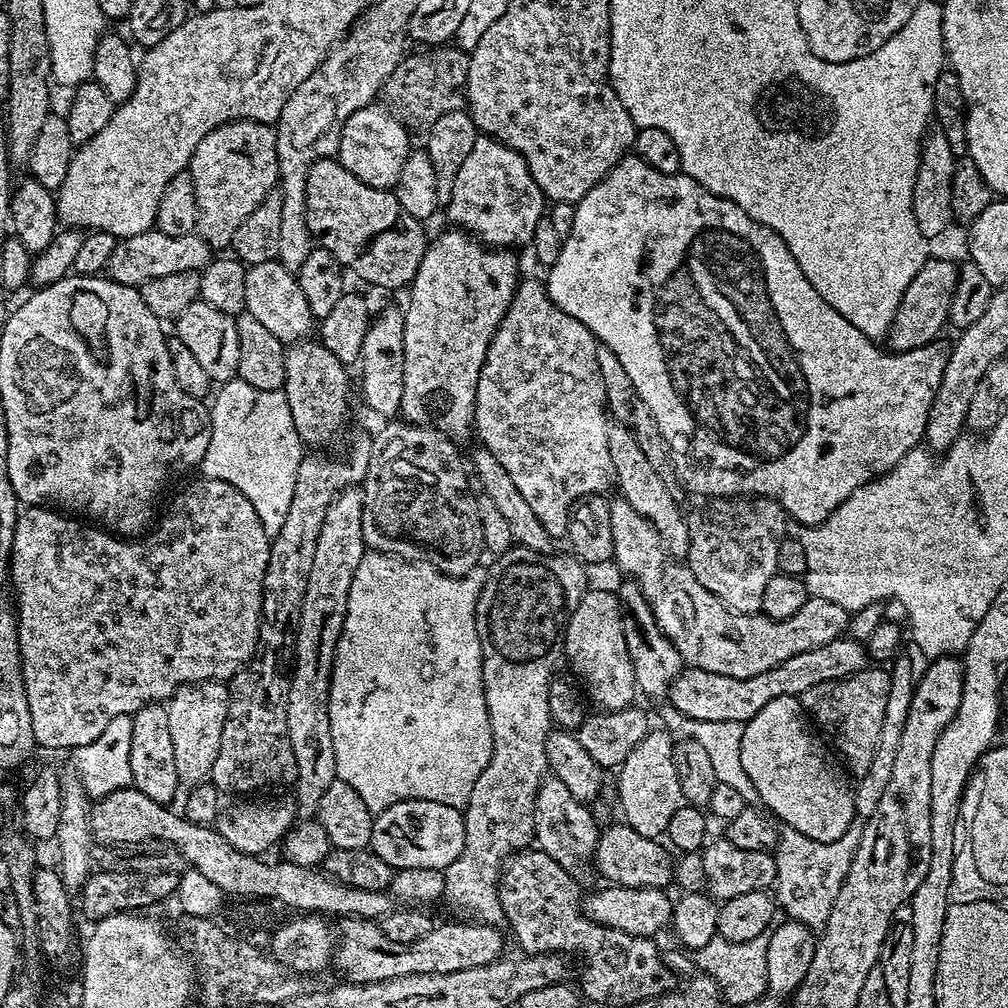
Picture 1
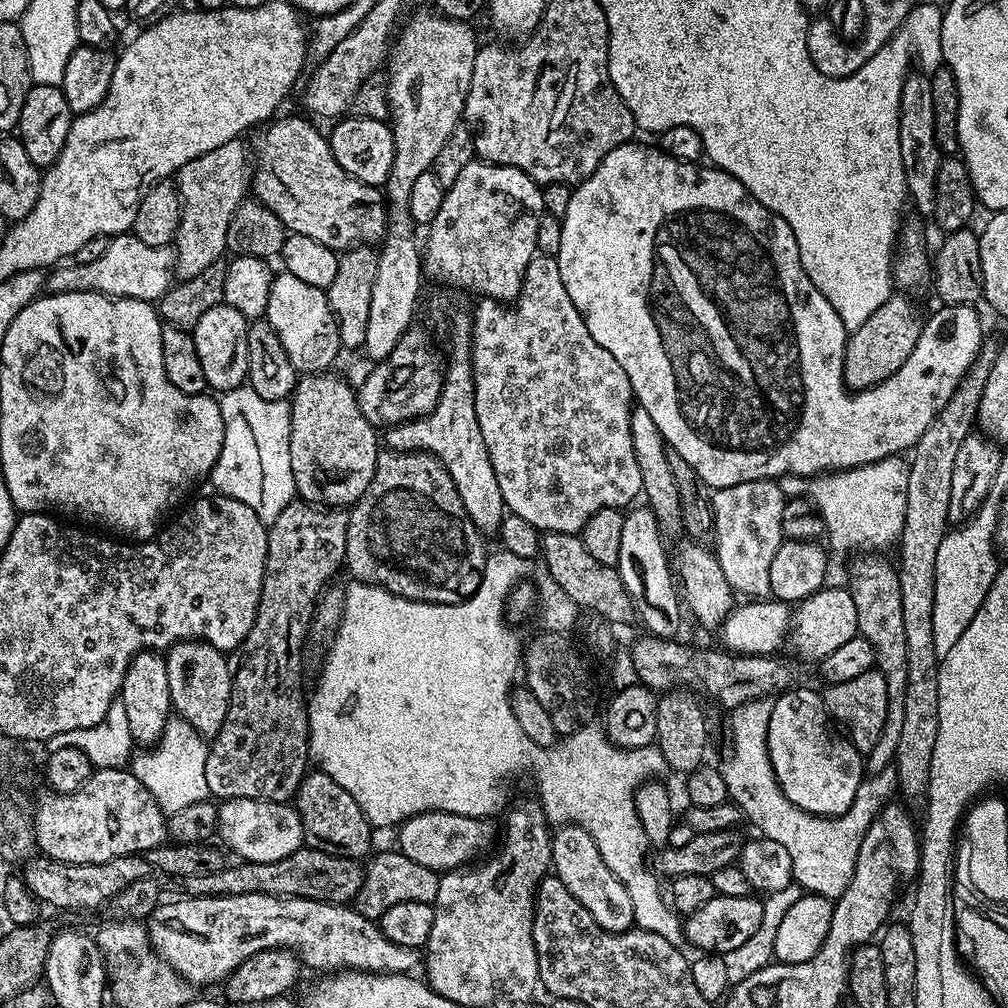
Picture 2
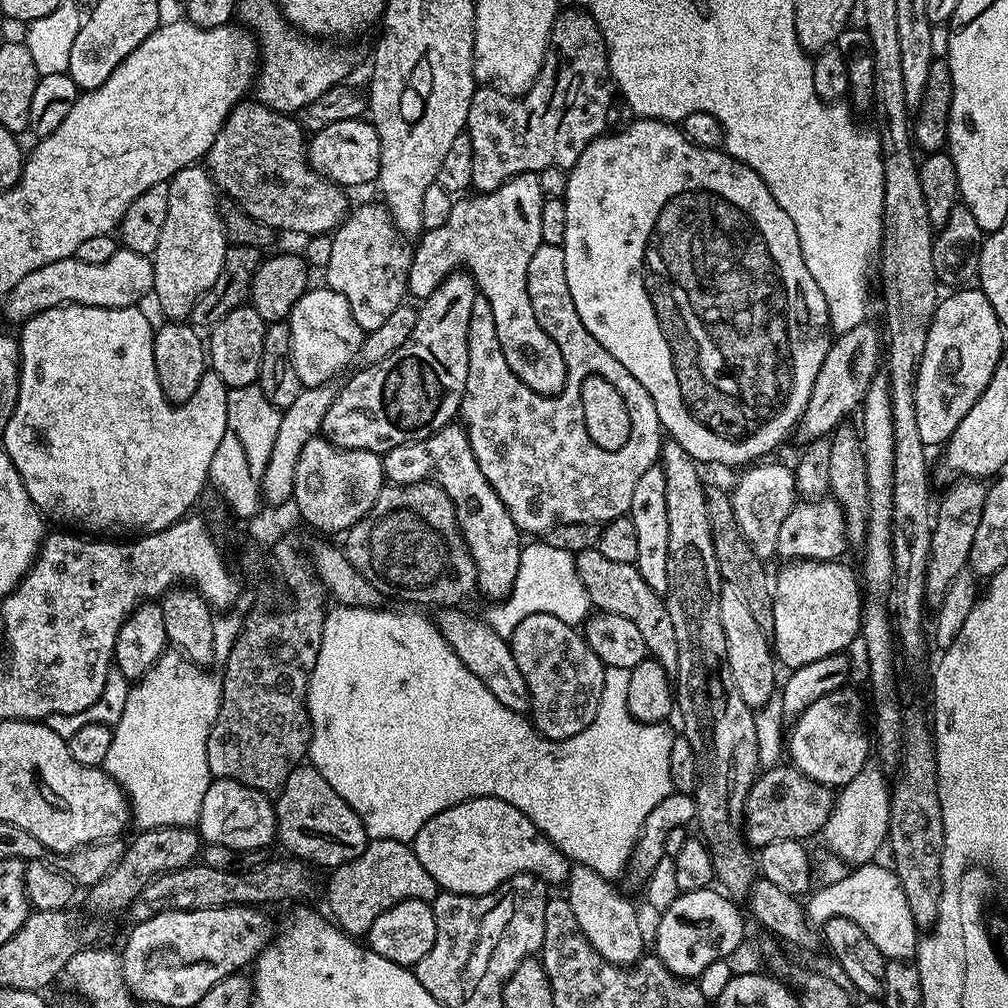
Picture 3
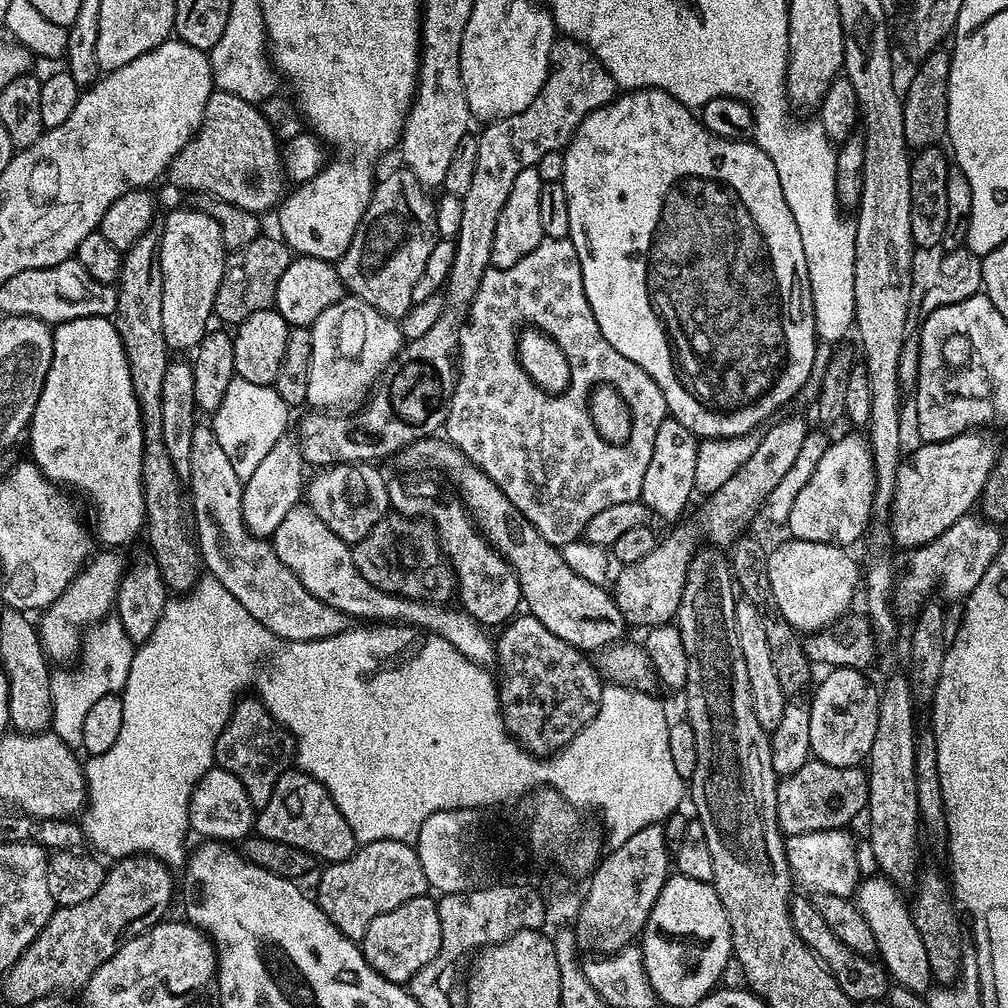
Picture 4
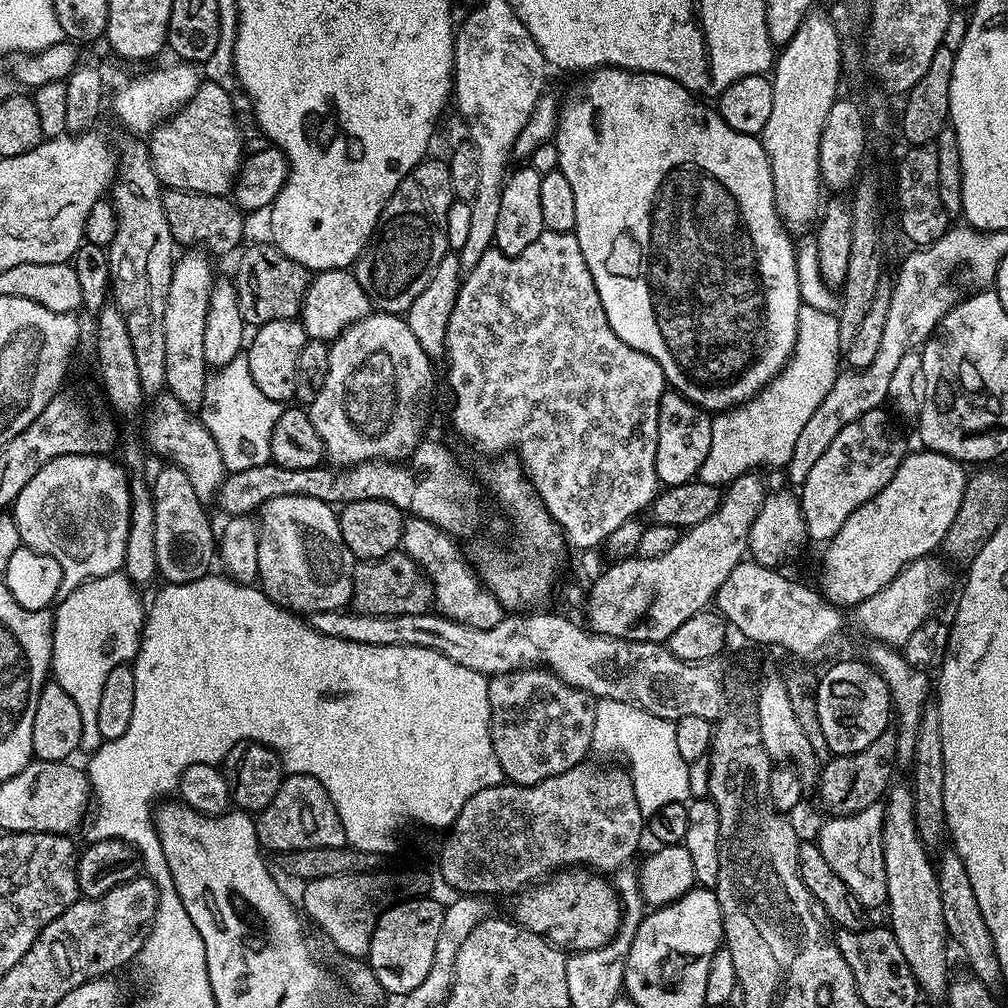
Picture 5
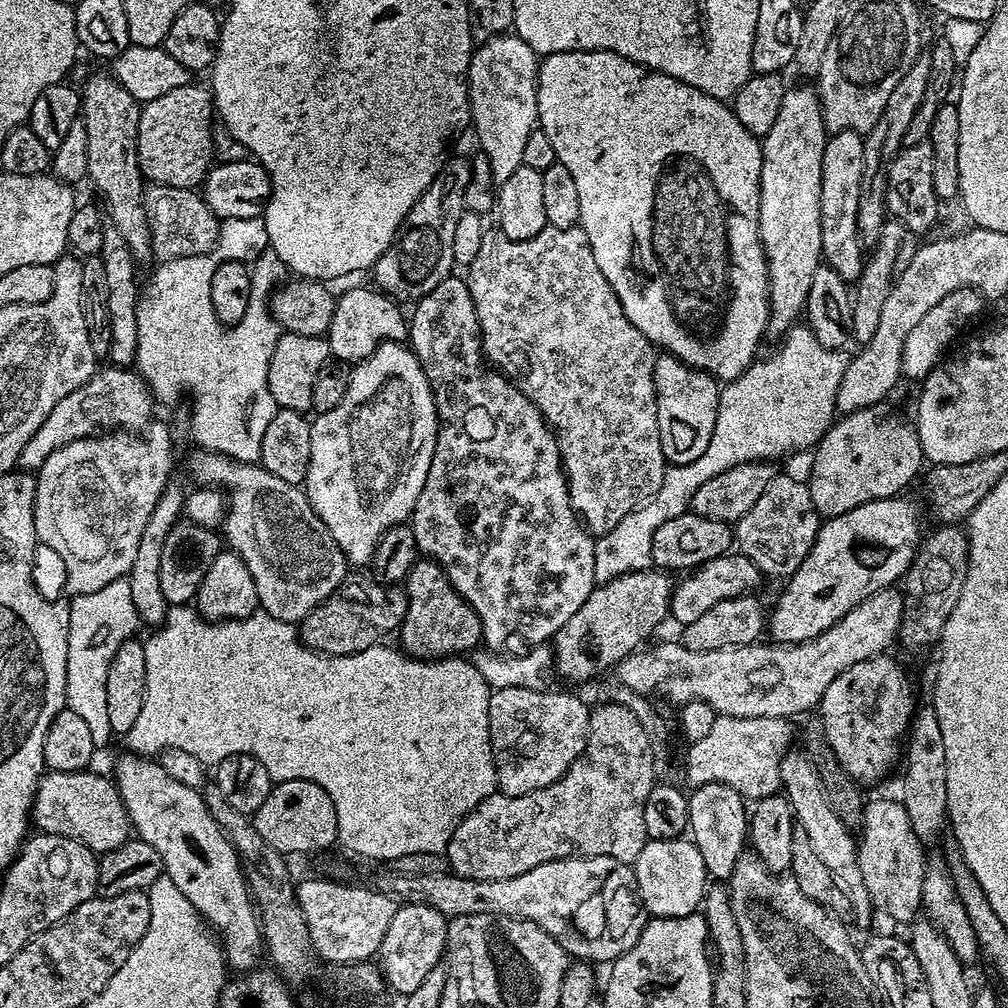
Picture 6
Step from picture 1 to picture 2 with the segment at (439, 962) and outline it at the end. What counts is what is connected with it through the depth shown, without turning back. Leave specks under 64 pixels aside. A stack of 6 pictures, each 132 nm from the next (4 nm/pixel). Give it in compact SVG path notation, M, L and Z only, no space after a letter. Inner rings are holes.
M270 894L177 898L153 910L146 927L158 955L193 986L219 985L250 954L267 948L289 949L300 957L301 965L309 964L320 974L351 970L403 976L422 964L421 949L390 942L379 923L367 920L355 907L310 898Z

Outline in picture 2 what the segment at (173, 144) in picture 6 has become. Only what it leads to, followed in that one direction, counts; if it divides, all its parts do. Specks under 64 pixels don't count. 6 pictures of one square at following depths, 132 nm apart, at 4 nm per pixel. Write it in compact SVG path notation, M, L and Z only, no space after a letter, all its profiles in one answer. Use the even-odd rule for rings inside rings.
M282 116L265 123L255 133L257 134L256 148L254 144L255 199L270 210L274 210L274 214L278 214L278 218L289 233L314 238L314 242L327 248L348 250L353 246L379 245L388 231L388 205L385 193L377 185L358 182L358 178L342 170L342 166L338 166L338 158L334 158L334 150L328 145L328 136L320 133L311 119Z

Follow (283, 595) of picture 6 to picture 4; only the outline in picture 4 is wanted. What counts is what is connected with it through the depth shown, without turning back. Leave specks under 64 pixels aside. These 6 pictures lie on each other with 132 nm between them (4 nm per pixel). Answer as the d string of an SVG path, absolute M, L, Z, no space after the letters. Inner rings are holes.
M299 504L286 514L286 518L272 537L272 545L276 556L306 586L308 593L314 594L319 601L342 610L353 619L398 623L442 637L444 641L450 642L456 652L477 666L488 666L495 661L496 648L493 637L490 638L486 634L487 629L477 623L468 612L454 606L392 595L388 591L378 590L366 581L354 565L351 547L338 538L306 504Z

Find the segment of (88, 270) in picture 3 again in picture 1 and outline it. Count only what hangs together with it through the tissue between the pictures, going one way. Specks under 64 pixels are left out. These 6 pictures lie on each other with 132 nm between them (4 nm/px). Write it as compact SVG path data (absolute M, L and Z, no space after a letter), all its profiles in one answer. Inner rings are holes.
M153 228L140 235L123 237L106 265L107 277L120 285L138 288L154 278L169 274L200 271L212 259L212 249L199 235L192 233L181 238L170 238Z

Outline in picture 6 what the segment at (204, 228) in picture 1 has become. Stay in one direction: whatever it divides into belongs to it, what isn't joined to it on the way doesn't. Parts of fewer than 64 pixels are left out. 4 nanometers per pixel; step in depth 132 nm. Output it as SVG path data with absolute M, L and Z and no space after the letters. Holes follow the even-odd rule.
M169 482L162 490L158 502L154 502L150 519L146 521L146 527L142 530L142 538L138 541L138 554L134 554L134 566L130 566L126 577L130 582L130 598L134 598L134 610L145 625L161 625L170 607L168 599L162 594L158 569L162 566L162 546L166 546L166 534L170 534L173 524L181 519L184 511L185 495L185 489L180 489L176 482Z

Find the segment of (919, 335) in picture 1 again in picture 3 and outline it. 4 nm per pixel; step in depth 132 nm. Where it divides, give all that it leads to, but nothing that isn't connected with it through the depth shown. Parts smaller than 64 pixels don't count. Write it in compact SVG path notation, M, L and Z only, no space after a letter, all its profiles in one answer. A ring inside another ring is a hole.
M865 322L833 339L822 362L822 370L818 370L818 378L814 378L814 390L810 390L810 402L806 404L804 417L794 429L795 439L807 442L828 436L849 419L848 415L855 408L857 411L863 405L870 382L874 382L882 368L882 332L877 328L871 322Z

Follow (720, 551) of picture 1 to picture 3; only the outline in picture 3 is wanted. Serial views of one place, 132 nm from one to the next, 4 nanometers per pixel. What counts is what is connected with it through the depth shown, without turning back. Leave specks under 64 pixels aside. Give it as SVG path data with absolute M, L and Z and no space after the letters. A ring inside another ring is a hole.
M760 462L749 467L745 471L749 472L737 482L736 489L731 489L730 492L738 530L742 530L746 542L752 548L752 553L764 562L776 556L778 533L782 522L786 522L786 514L790 514L790 510L798 503L795 471L784 464L768 463L772 462Z

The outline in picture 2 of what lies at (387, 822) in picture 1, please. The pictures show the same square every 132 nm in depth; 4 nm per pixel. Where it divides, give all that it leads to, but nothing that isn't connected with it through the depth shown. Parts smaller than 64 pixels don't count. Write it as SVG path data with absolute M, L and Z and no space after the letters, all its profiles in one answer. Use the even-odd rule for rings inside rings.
M423 812L399 825L398 850L406 854L406 858L418 862L418 866L426 866L437 874L451 872L475 861L483 848L493 847L494 836L492 840L492 828L488 824L491 823L484 818L475 820L469 816L449 812Z

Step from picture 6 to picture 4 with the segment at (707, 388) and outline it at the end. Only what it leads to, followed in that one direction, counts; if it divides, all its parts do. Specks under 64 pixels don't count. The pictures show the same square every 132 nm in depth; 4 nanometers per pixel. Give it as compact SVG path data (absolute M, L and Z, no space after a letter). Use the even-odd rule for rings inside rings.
M665 418L662 426L658 426L658 434L654 434L654 454L650 454L650 466L646 466L646 474L642 478L639 501L648 507L649 513L655 519L657 516L658 519L665 520L668 526L675 525L679 521L676 519L683 514L684 507L687 506L692 492L697 491L696 467L698 466L699 449L700 445L697 436L690 430L686 430L686 426L682 426L682 422L677 420Z

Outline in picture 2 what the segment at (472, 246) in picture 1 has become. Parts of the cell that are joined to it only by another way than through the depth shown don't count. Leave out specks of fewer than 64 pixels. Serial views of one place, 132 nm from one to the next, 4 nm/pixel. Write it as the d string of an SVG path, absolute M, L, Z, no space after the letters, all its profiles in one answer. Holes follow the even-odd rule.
M444 300L440 304L440 312L436 312L432 316L432 320L436 324L441 324L444 327L444 332L448 335L448 360L446 356L446 367L444 370L444 385L440 391L440 397L438 402L434 406L434 410L430 410L430 414L425 416L419 416L416 420L406 420L402 424L391 425L387 429L388 432L383 433L382 440L389 449L398 451L398 452L428 452L434 458L438 458L442 462L442 466L446 466L446 470L450 474L450 478L454 478L454 486L458 486L458 498L462 498L462 506L466 506L466 514L470 514L470 522L474 522L474 526L478 529L481 534L492 534L499 533L500 524L504 520L506 515L506 509L504 507L504 499L502 498L502 490L498 490L498 478L496 477L496 471L494 466L490 462L490 454L486 450L486 442L482 442L482 430L478 426L478 414L474 410L474 378L472 377L472 317L469 315L470 304L467 304L466 301L460 300Z

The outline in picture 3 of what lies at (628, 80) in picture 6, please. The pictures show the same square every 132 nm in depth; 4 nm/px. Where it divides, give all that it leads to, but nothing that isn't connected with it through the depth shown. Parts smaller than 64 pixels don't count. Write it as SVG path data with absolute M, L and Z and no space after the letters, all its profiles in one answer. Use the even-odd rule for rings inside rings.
M636 118L631 122L633 124L626 125L621 132L609 131L603 136L597 136L590 142L590 146L586 146L586 150L582 150L578 162L574 162L574 166L567 169L568 185L563 197L566 206L566 238L562 247L566 258L566 286L570 286L570 298L574 298L574 310L578 310L578 318L582 318L582 326L586 326L586 330L590 330L590 334L594 334L594 338L598 338L602 347L610 350L610 354L614 354L614 358L618 358L618 362L622 362L622 366L626 366L626 370L630 370L630 374L634 374L634 378L638 378L638 382L642 382L642 386L648 391L654 402L654 410L658 410L661 429L671 439L676 440L678 446L682 446L682 450L686 450L686 454L690 454L693 460L701 465L744 464L743 466L763 461L765 458L771 457L768 455L787 436L793 435L796 425L804 417L806 404L810 402L810 390L814 390L814 378L818 378L818 370L822 370L822 362L826 358L834 339L828 323L826 298L822 294L822 290L818 290L818 282L814 282L814 278L810 278L810 270L806 270L806 262L802 258L802 250L800 249L798 230L794 230L794 222L790 219L790 214L786 214L786 210L782 210L782 206L778 206L778 202L774 202L774 194L770 194L766 182L762 182L762 178L757 172L750 170L750 166L738 162L733 156L728 155L720 148L703 148L694 142L690 142L675 123L667 120L646 120L643 118Z

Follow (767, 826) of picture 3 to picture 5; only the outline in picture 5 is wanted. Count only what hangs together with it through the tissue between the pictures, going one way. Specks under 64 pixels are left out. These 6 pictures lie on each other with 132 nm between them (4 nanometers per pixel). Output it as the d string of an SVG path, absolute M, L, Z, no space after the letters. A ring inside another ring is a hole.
M889 730L878 734L866 750L858 750L847 757L833 755L820 769L820 804L828 811L829 817L852 816L866 806L883 801L893 781L892 768L896 760L896 734Z

